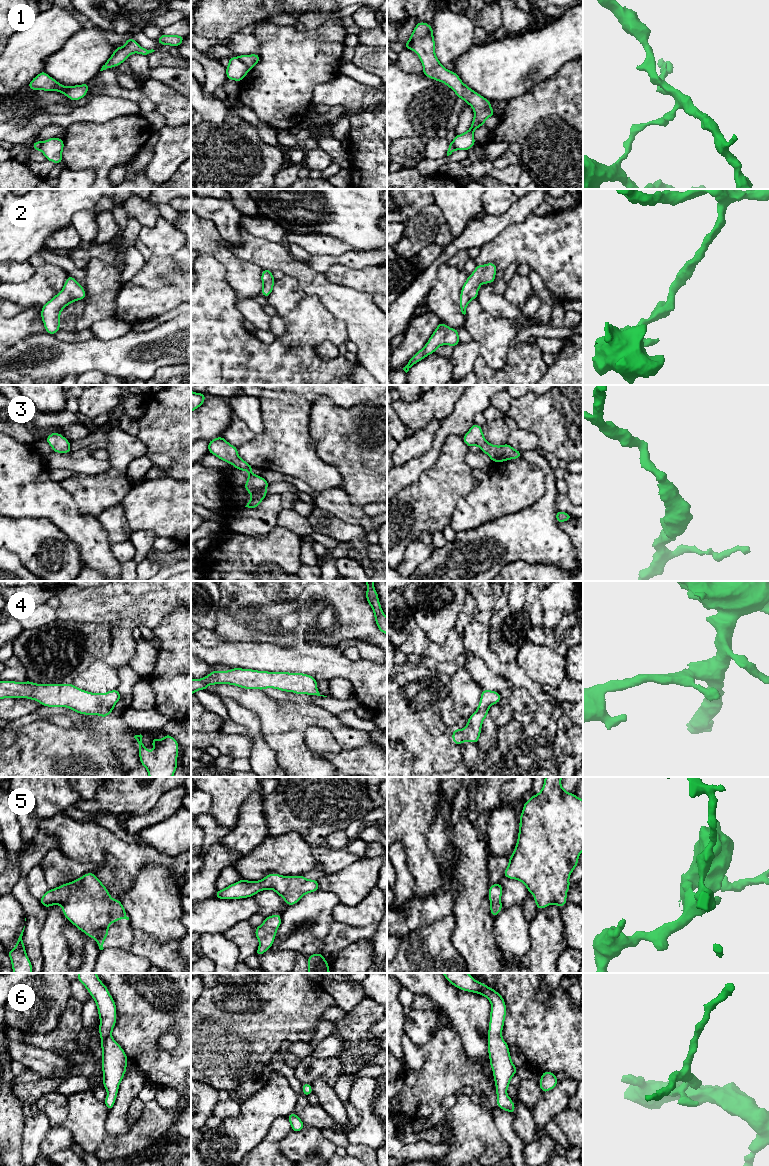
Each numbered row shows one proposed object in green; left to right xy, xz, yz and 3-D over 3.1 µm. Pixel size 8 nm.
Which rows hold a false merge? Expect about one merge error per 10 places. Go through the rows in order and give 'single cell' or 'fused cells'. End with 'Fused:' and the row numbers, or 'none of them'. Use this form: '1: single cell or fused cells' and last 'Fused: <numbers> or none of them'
1: fused cells
2: single cell
3: single cell
4: single cell
5: single cell
6: single cell
Fused: 1

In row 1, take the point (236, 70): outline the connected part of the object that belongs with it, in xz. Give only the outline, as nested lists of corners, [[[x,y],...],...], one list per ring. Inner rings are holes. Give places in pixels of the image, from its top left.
[[[230,57],[229,64],[226,67],[227,79],[241,82],[250,69],[238,57]]]

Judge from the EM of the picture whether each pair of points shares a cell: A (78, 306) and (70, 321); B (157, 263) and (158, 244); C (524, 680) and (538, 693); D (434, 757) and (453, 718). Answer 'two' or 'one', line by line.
A: one
B: two
C: one
D: two

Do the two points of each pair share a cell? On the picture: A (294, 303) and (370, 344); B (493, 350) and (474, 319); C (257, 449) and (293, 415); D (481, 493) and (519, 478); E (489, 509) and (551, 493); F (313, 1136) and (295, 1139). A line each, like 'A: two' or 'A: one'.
A: two
B: one
C: one
D: one
E: two
F: one

